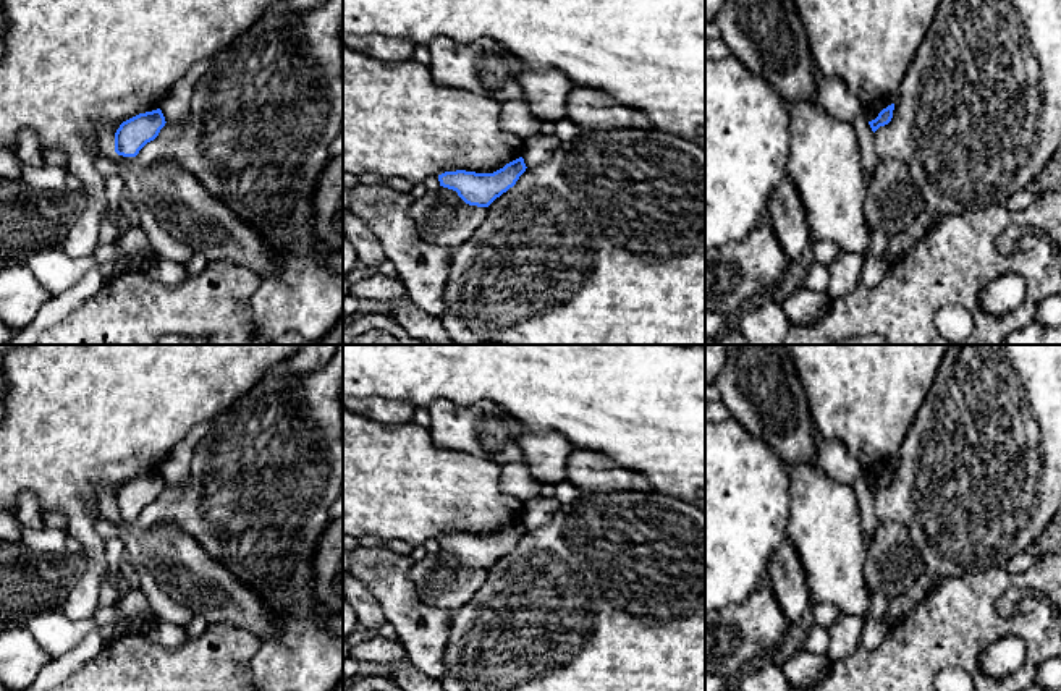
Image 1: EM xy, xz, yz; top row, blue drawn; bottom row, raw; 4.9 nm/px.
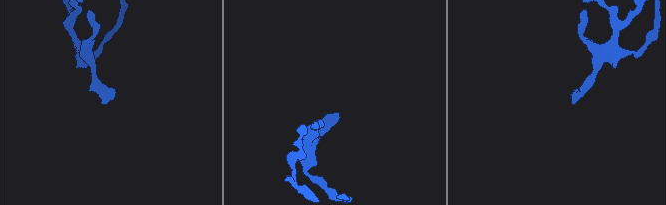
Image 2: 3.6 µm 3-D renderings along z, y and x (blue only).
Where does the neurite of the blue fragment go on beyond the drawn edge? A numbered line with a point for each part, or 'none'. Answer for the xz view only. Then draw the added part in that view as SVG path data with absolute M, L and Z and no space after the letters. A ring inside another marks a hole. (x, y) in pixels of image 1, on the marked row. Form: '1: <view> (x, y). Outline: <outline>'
none

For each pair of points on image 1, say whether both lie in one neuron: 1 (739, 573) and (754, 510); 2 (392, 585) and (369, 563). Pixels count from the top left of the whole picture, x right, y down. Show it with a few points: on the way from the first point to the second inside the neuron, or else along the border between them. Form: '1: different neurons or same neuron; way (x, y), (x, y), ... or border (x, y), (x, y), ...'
1: same neuron; way (739, 557), (739, 526)
2: same neuron; way (387, 580), (374, 567)

